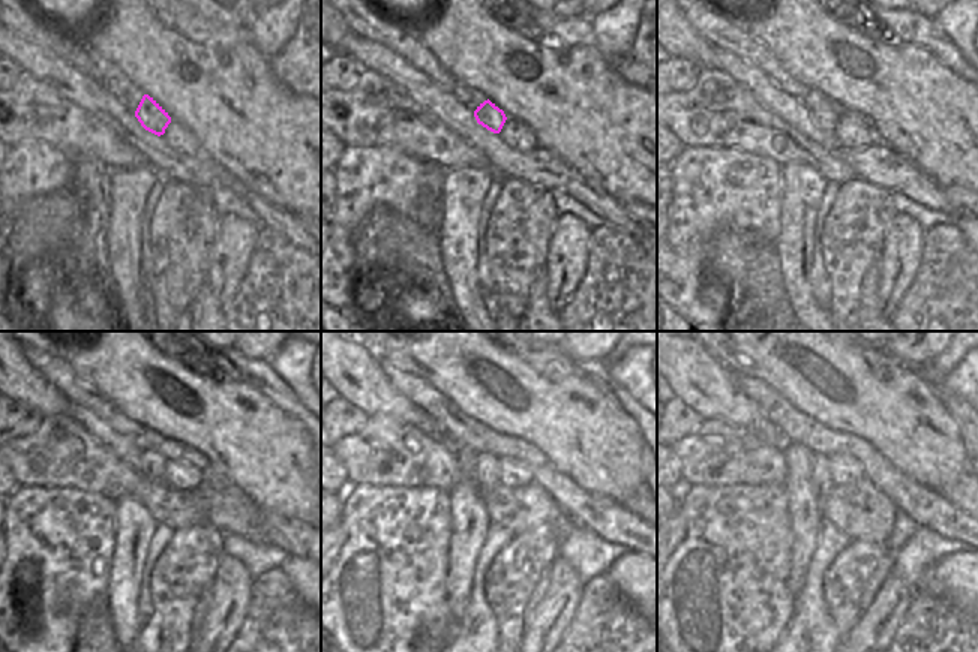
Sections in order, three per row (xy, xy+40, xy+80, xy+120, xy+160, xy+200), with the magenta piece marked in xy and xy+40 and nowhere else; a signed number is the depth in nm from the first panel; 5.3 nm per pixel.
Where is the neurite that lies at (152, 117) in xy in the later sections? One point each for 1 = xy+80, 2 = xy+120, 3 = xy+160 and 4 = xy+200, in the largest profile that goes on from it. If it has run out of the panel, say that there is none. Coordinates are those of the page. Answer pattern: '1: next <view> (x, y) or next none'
1: next xy+80 (827, 120)
2: next xy+120 (150, 465)
3: next xy+160 (488, 472)
4: next xy+200 (822, 480)

